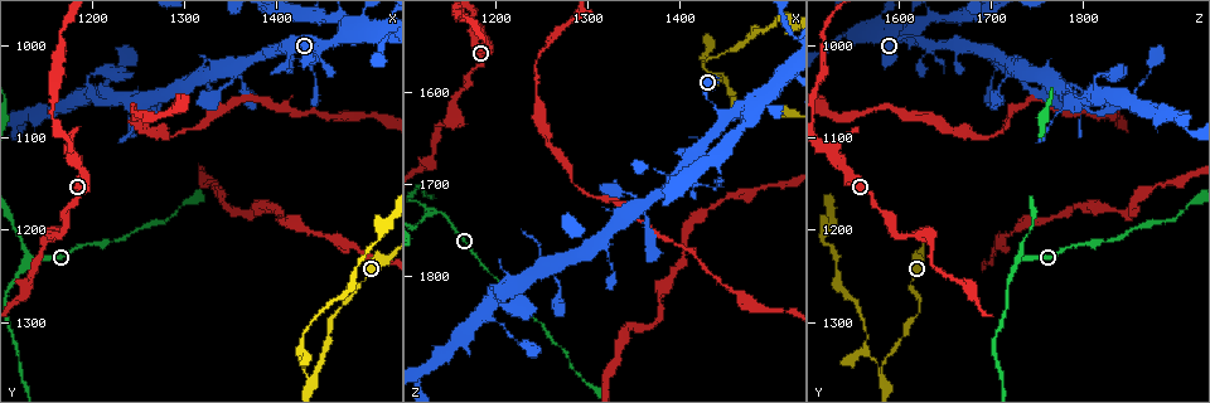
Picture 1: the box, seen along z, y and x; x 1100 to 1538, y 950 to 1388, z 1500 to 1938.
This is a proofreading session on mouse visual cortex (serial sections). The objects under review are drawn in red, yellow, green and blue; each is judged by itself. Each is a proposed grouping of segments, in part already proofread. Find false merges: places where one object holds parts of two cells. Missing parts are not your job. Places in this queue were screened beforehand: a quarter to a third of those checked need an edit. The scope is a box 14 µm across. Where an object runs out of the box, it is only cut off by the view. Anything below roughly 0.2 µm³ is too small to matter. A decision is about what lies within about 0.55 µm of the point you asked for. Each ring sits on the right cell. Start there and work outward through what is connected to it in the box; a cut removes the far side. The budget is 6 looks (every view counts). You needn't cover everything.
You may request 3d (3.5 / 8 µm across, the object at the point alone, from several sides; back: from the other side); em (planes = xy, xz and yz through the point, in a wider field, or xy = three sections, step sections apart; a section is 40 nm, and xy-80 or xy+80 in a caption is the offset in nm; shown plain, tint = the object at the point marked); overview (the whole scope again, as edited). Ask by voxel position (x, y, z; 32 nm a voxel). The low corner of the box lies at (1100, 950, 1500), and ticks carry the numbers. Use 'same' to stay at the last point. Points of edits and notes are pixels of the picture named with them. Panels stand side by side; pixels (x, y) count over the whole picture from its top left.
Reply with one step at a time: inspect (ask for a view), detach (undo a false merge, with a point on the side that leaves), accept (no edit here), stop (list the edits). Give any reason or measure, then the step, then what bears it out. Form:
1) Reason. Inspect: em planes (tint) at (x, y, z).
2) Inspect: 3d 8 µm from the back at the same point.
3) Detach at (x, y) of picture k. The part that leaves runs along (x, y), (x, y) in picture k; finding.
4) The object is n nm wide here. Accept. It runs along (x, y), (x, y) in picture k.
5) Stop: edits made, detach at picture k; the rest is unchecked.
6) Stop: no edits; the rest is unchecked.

Inspect: 3d 3.5 µm at (1470, 1285, 1620).

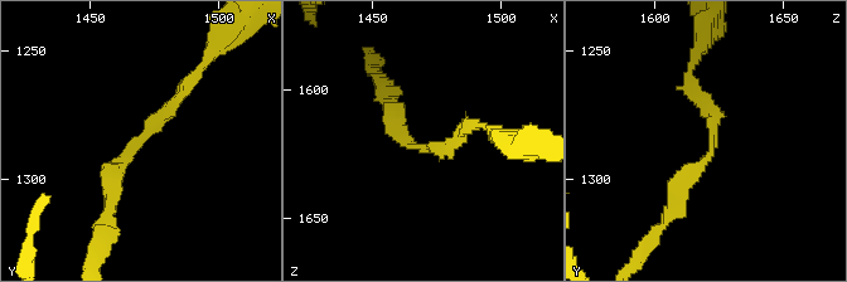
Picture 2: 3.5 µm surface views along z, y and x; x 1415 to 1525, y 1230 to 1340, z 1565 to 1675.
Inspect: em xy step 1 (tint) at (1470, 1284, 1624).

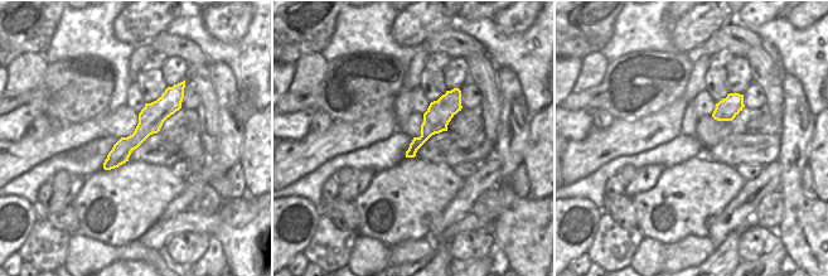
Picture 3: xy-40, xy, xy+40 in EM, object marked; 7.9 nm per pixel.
Accept. One cell here.

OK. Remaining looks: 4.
Arms part here. Inspect: 3d 3.5 µm at (1435, 1360, 1580).

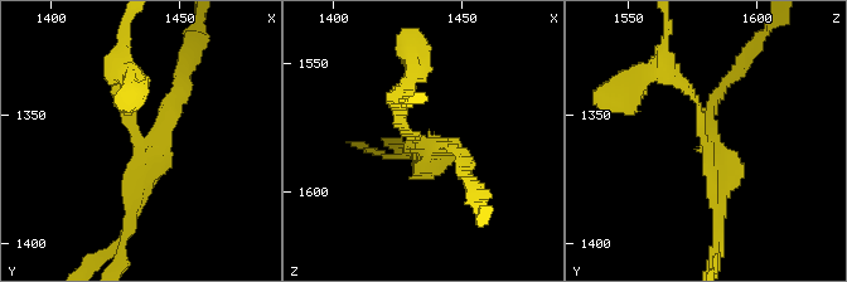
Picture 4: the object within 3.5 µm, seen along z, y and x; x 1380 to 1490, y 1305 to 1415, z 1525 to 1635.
3 arms meet here; the arms are 100, 150, 200 nm wide. Inspect: em xy step 5 (tint) at (1438, 1363, 1582).

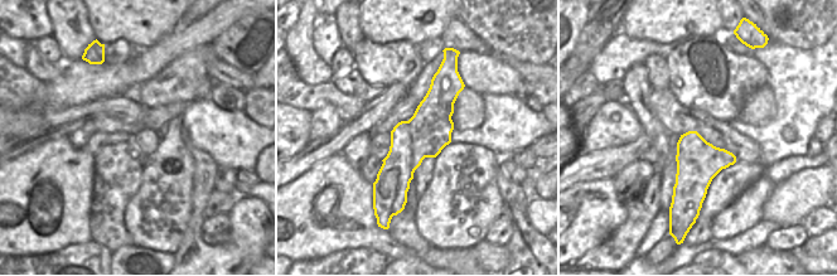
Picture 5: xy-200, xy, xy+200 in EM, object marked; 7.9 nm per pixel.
Detach at (122, 254) of picture 4. The part that leaves runs along (141, 145), (115, 79), (122, 44) in picture 4; two cells meet here.

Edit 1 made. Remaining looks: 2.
Stop: edits made, detach at picture 4; the rest is unchecked.

